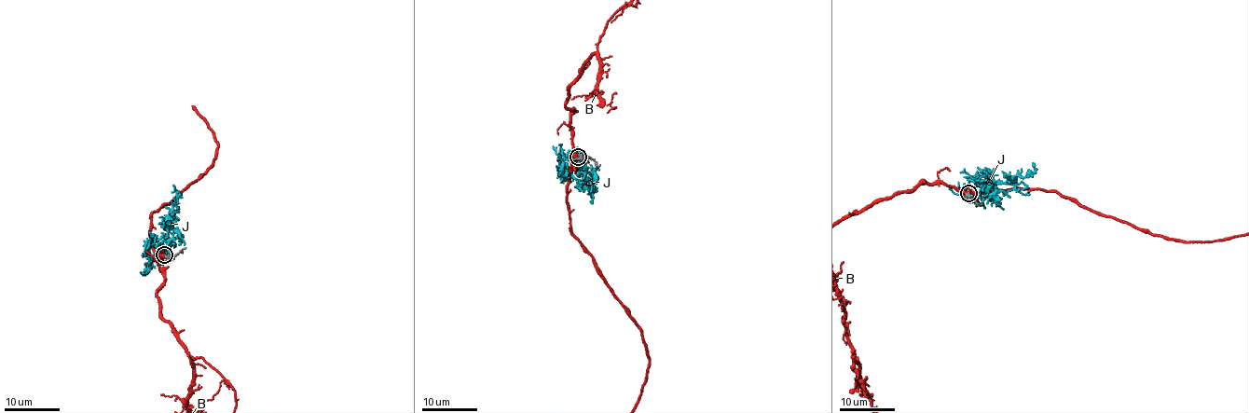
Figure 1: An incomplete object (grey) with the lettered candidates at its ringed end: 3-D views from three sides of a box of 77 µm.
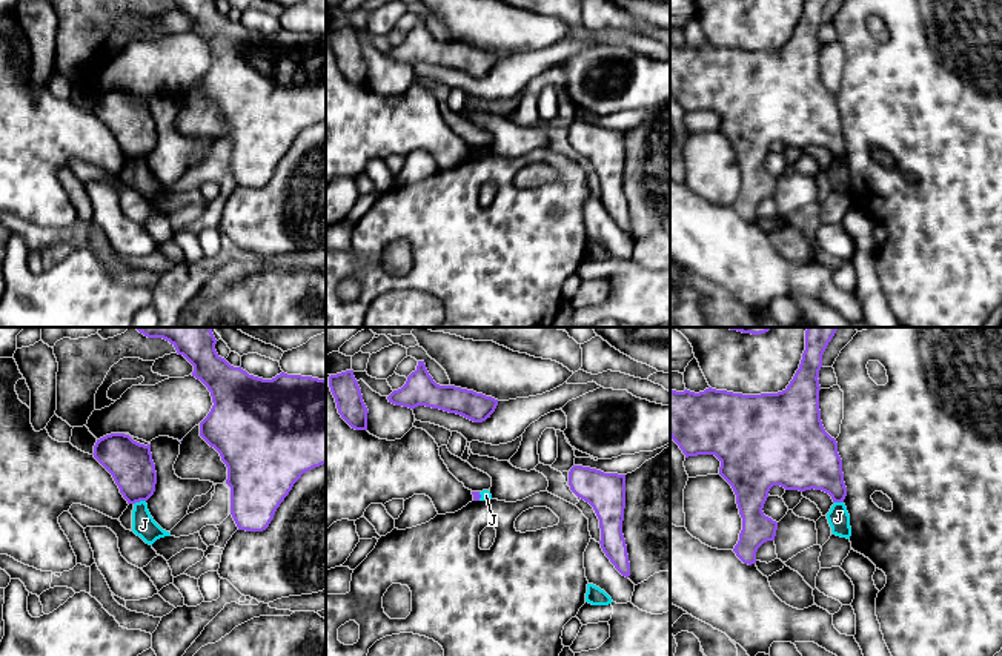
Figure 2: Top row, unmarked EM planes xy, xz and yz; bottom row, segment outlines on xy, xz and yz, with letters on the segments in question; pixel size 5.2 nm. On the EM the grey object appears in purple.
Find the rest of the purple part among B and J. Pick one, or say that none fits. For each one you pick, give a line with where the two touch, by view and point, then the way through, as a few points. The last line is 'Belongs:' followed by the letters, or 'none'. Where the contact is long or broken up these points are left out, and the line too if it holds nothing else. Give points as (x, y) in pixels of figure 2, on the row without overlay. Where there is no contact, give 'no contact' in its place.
B: no contact
Belongs: B

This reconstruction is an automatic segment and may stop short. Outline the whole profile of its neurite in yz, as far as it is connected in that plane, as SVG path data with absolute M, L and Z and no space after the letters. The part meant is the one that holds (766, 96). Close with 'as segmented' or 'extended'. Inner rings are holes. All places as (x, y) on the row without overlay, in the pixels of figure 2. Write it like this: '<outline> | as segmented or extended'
M805 0L799 25L787 45L778 49L742 51L712 43L699 49L687 45L684 48L670 48L670 94L679 101L685 114L715 111L721 117L719 131L736 151L742 186L733 207L744 220L756 220L758 204L767 197L775 197L778 178L762 167L773 141L799 147L822 146L831 152L833 158L844 158L847 152L838 98L825 88L819 66L821 41L818 34L827 2Z | as segmented

